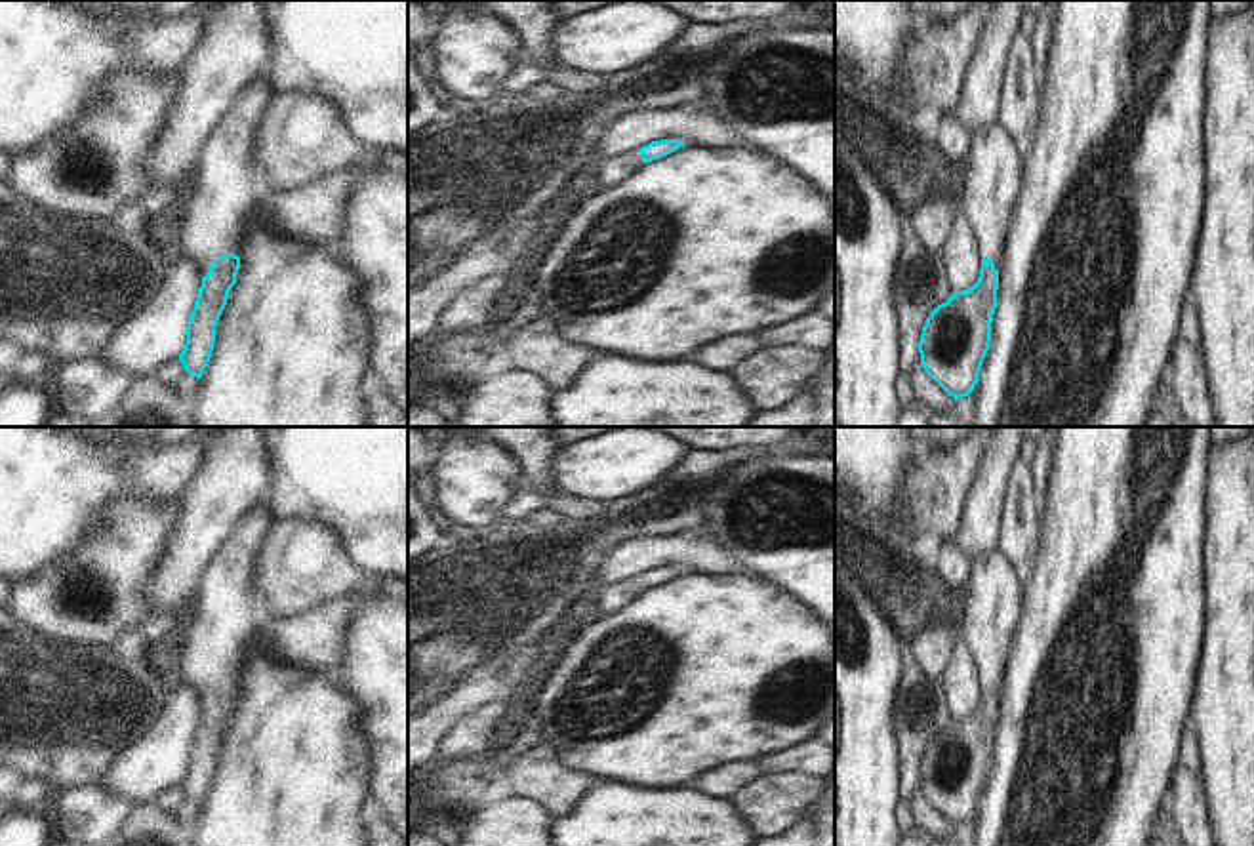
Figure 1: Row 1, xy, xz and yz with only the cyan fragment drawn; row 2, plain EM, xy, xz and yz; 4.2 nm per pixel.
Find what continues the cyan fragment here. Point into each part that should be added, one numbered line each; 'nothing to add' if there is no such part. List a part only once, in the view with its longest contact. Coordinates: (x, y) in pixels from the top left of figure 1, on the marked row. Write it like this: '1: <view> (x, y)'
1: xy (225, 189)

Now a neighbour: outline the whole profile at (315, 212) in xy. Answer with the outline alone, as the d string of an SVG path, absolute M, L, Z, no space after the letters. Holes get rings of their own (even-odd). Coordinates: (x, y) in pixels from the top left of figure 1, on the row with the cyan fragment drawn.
M343 170L299 189L269 194L253 208L250 221L313 246L334 248L356 181L354 171Z

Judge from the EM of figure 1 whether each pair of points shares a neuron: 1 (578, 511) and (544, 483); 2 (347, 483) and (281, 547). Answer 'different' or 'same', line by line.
1: same
2: different

